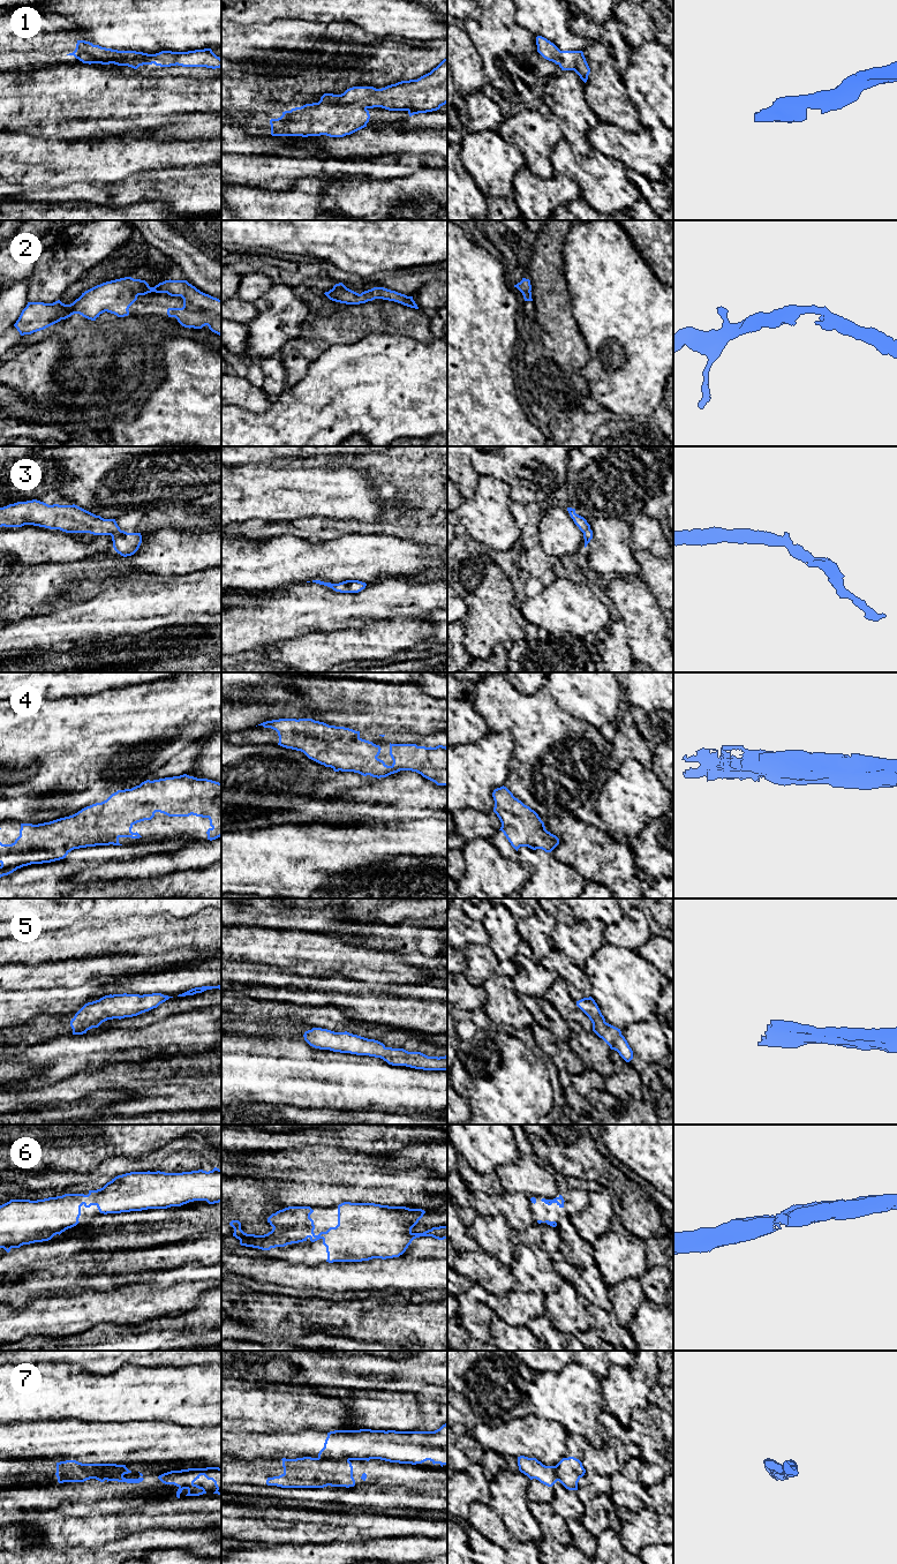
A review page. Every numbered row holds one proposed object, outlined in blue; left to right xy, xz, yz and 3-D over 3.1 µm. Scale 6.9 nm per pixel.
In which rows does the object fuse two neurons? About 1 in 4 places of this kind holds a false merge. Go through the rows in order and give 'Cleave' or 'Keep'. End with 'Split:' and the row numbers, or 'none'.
1: Keep
2: Keep
3: Keep
4: Keep
5: Keep
6: Keep
7: Cleave
Split: 7

